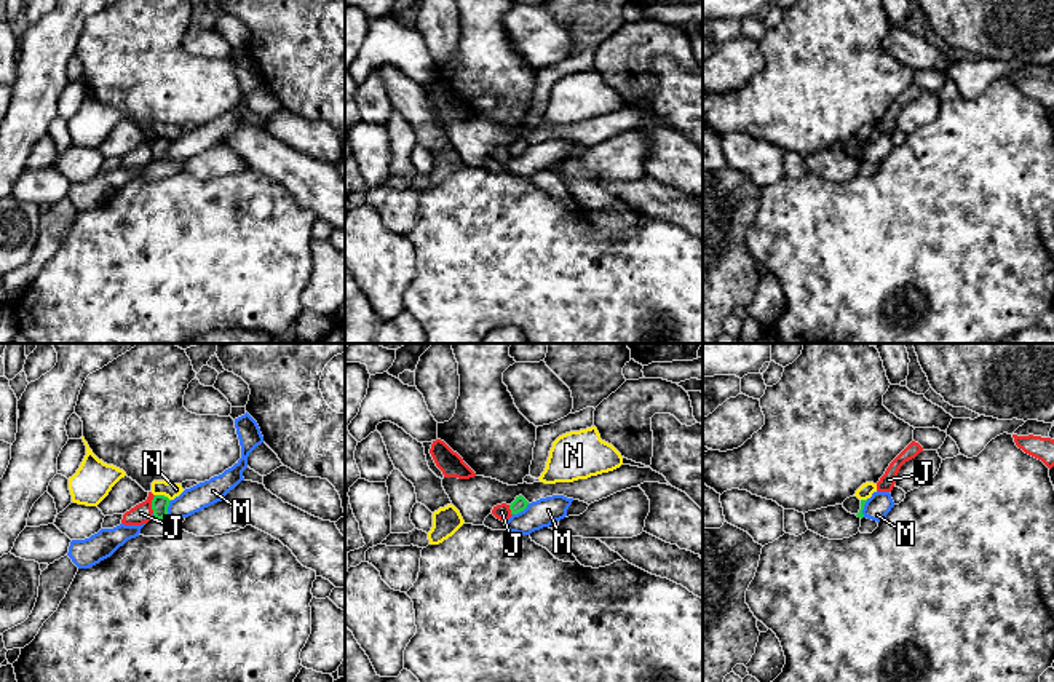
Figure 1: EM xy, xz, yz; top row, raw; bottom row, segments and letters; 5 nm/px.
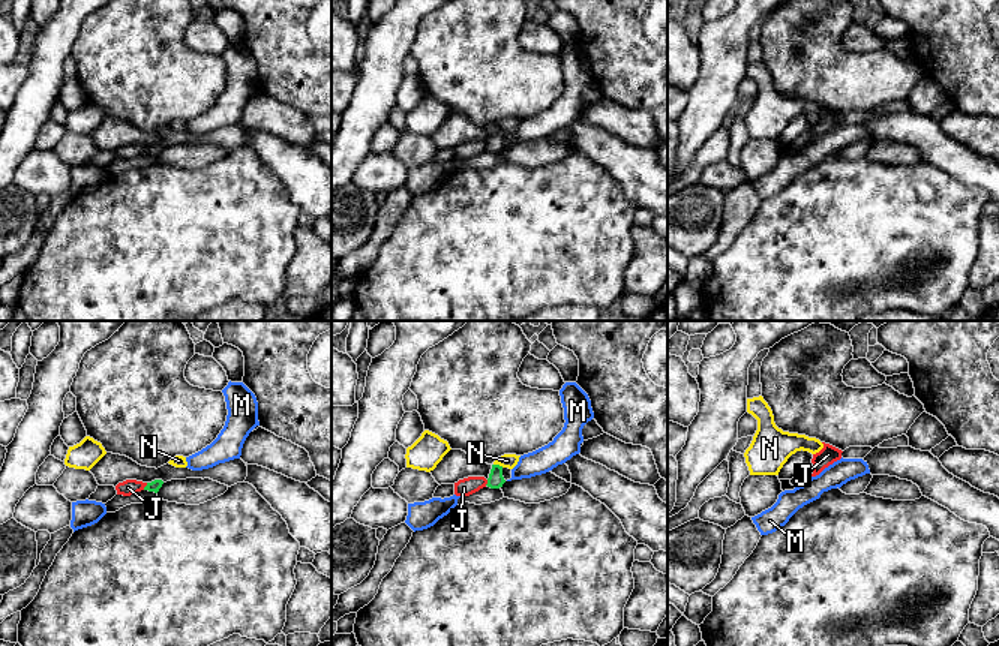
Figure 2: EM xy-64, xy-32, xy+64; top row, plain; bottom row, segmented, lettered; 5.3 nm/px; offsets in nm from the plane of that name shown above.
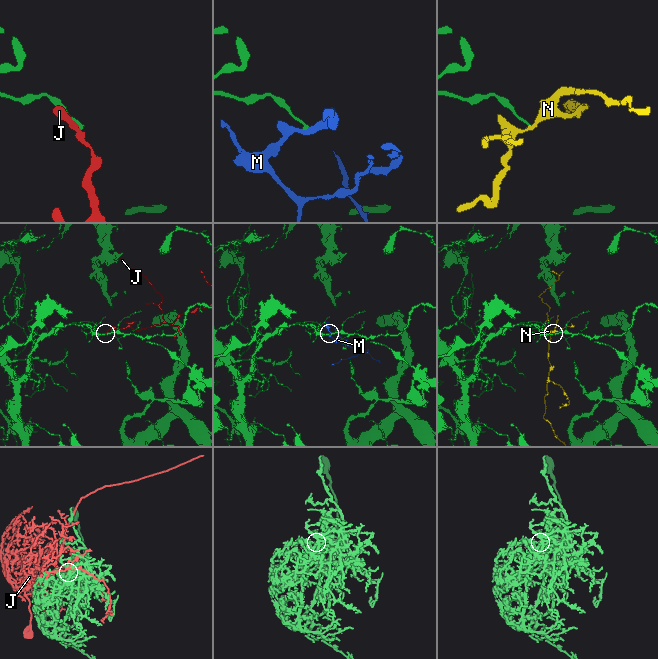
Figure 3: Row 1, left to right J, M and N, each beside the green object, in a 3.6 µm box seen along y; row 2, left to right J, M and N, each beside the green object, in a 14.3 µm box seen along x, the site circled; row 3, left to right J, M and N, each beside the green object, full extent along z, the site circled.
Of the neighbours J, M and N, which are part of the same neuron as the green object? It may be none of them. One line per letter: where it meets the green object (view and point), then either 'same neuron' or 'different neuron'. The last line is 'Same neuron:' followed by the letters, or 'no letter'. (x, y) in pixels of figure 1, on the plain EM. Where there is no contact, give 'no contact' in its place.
J: xy (152, 147) | different neuron
M: xz (521, 152) | different neuron
N: xy (163, 138) | different neuron
Same neuron: no letter

